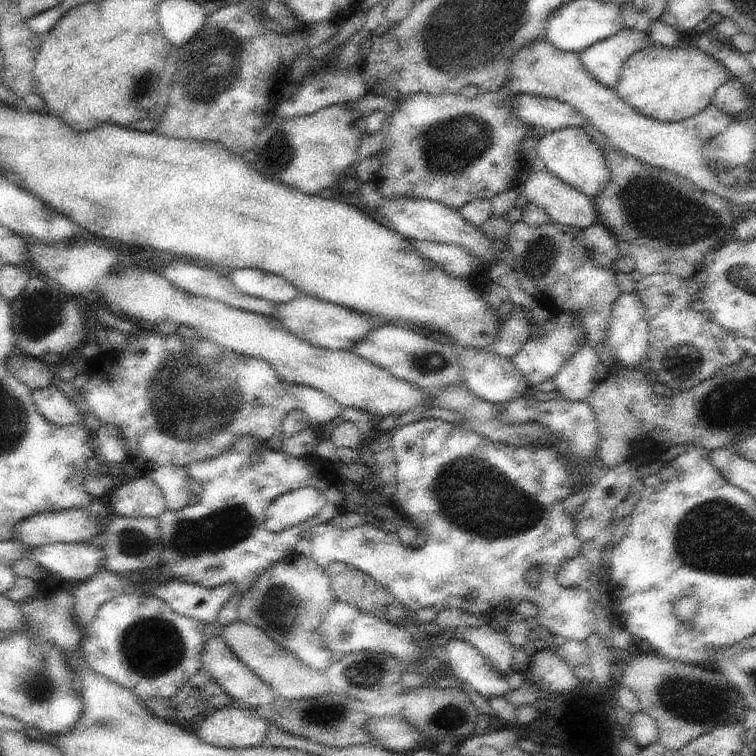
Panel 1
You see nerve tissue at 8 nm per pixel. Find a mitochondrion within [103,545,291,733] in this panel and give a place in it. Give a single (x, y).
(152, 647)

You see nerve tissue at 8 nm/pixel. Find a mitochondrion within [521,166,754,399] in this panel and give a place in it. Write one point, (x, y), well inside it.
(656, 209)

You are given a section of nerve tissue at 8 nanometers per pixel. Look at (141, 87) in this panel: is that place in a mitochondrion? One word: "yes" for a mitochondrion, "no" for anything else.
yes

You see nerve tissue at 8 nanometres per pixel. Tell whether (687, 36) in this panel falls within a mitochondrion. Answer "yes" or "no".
no

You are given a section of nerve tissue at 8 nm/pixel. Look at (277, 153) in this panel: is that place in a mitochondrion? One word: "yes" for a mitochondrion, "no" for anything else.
yes

